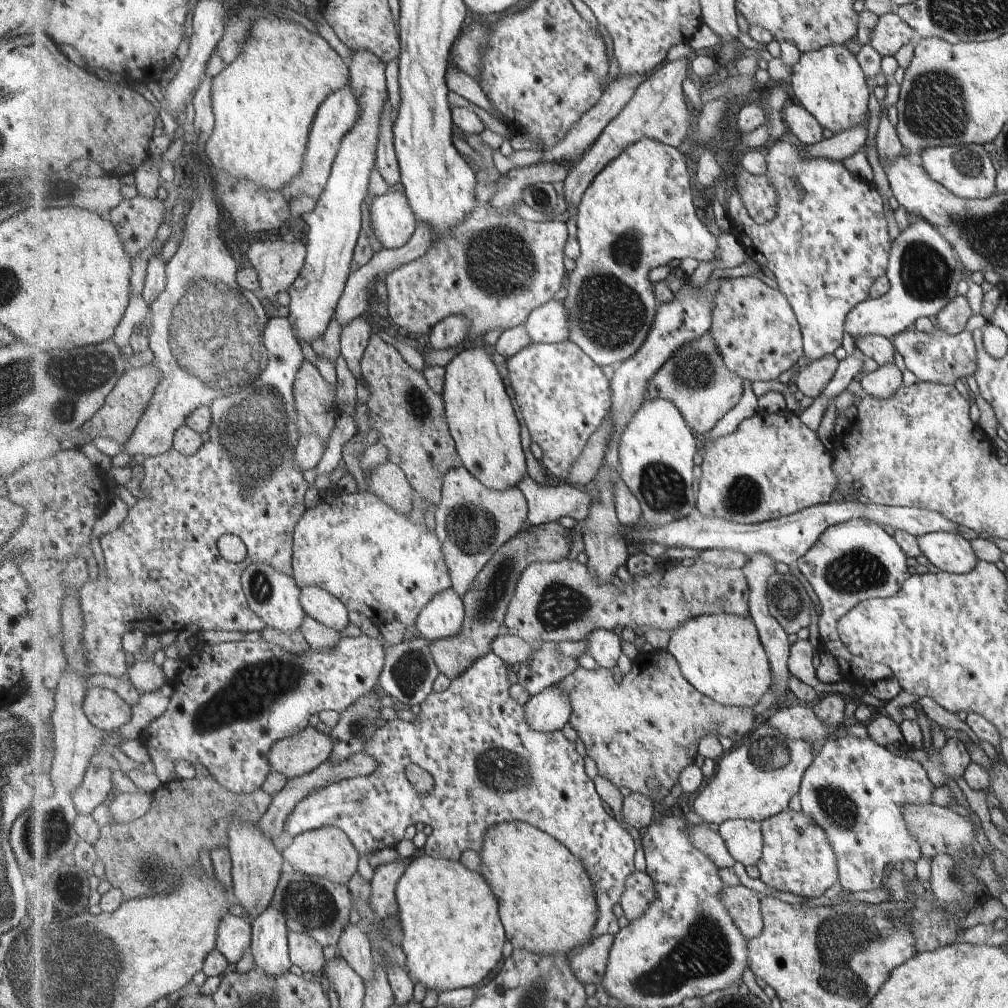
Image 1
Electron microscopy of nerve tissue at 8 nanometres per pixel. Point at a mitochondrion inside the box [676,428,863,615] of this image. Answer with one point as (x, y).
(744, 495)

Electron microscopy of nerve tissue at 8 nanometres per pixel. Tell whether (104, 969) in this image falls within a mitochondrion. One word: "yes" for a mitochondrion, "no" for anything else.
yes

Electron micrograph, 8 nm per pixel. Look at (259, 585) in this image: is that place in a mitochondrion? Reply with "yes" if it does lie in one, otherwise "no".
yes

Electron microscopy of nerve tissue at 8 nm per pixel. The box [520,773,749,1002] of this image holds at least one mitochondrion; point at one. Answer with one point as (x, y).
(705, 950)

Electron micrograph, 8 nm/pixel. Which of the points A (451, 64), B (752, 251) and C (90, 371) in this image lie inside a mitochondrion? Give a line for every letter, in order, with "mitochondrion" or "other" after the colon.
A: other
B: other
C: mitochondrion

